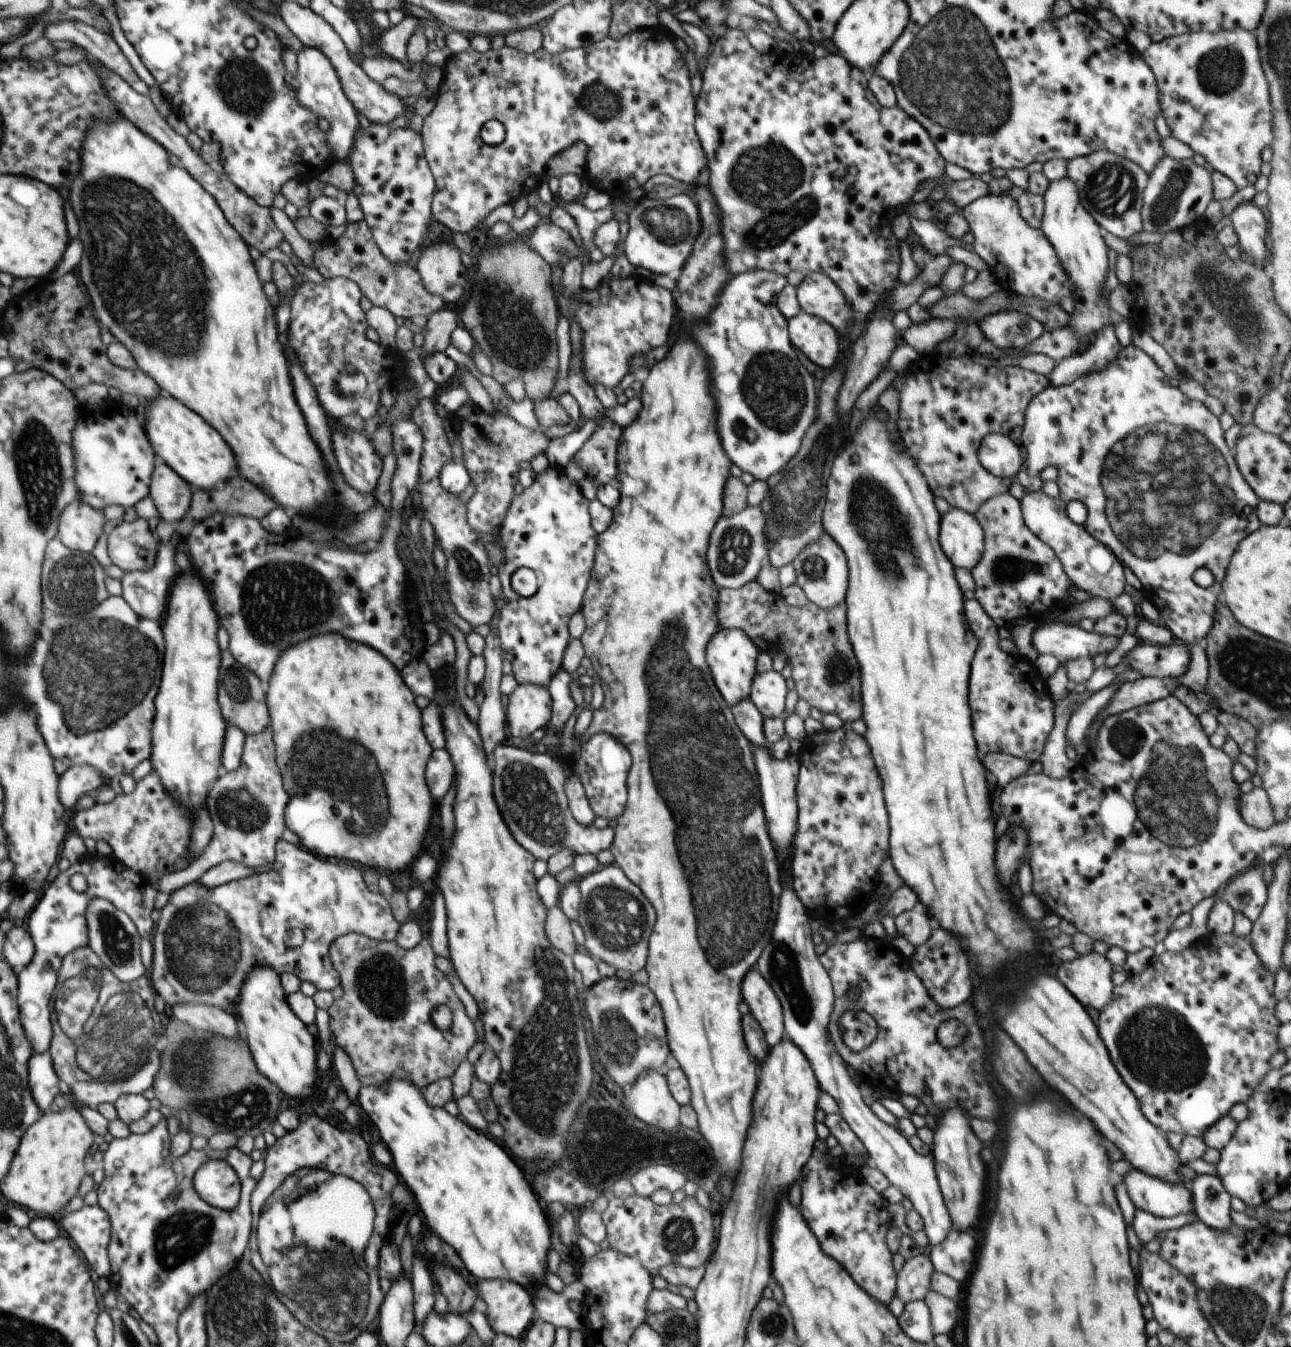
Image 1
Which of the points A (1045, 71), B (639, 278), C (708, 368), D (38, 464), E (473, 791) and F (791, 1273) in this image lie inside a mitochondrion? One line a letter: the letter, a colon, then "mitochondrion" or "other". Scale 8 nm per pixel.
A: other
B: other
C: other
D: mitochondrion
E: other
F: other

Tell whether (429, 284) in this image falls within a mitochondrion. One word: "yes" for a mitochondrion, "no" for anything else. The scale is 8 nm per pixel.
no

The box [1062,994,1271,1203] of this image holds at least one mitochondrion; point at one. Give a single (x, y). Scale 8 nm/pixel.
(1154, 1048)

